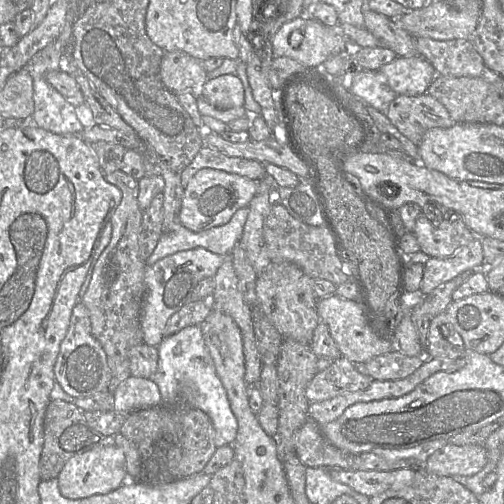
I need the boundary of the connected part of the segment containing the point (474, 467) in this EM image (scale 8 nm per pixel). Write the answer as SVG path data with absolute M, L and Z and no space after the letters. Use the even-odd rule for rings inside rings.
M447 443L427 459L424 467L436 475L470 477L480 472L486 463L484 445L457 446Z

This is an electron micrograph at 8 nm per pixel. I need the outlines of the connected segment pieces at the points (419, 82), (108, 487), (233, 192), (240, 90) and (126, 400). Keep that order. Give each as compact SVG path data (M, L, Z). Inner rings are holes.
M419 54L397 56L392 62L381 66L379 72L397 95L407 96L427 93L437 75L434 66Z
M107 443L71 457L65 463L57 478L61 494L69 499L107 494L128 480L134 480L126 472L124 452L113 443Z
M201 169L184 188L179 222L193 232L200 232L226 224L238 209L249 205L257 192L257 181L221 170Z
M224 74L213 79L207 79L201 97L221 110L242 107L244 88L237 75Z
M129 376L114 391L114 410L129 414L163 403L159 387L147 378Z

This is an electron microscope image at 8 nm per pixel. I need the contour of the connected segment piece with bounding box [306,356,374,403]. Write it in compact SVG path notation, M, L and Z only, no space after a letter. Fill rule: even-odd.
M341 356L334 360L325 370L316 373L307 386L306 397L310 403L329 400L346 393L365 390L373 380L374 379L369 375L360 374L356 370L354 363L350 362L346 357Z

